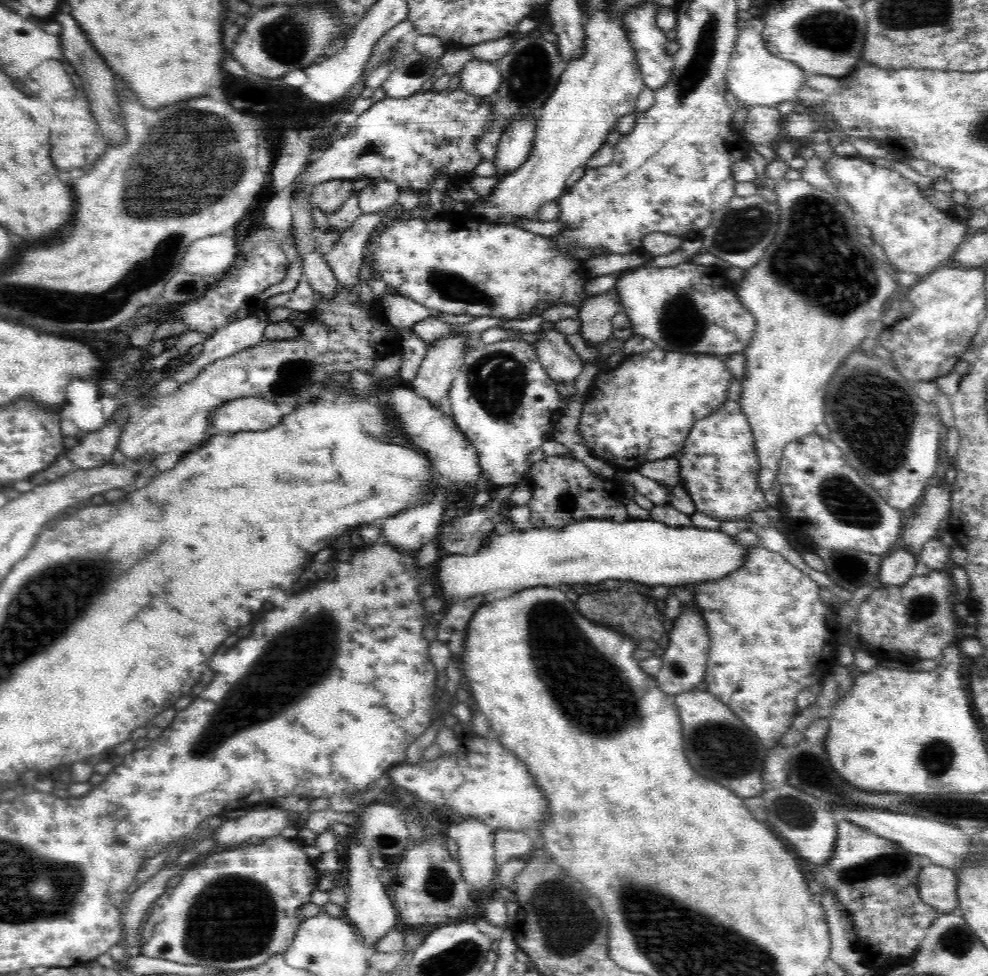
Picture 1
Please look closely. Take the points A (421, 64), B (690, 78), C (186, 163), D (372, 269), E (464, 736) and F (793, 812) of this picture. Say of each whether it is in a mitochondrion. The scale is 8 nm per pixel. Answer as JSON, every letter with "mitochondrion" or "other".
{"A":"mitochondrion","B":"mitochondrion","C":"mitochondrion","D":"other","E":"other","F":"mitochondrion"}

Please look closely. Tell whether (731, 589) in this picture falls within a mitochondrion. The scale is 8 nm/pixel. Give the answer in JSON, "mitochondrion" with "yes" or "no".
{"mitochondrion":"no"}

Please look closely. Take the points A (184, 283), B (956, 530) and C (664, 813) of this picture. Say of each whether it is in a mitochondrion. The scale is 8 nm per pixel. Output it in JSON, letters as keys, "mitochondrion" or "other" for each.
{"A":"mitochondrion","B":"other","C":"other"}

